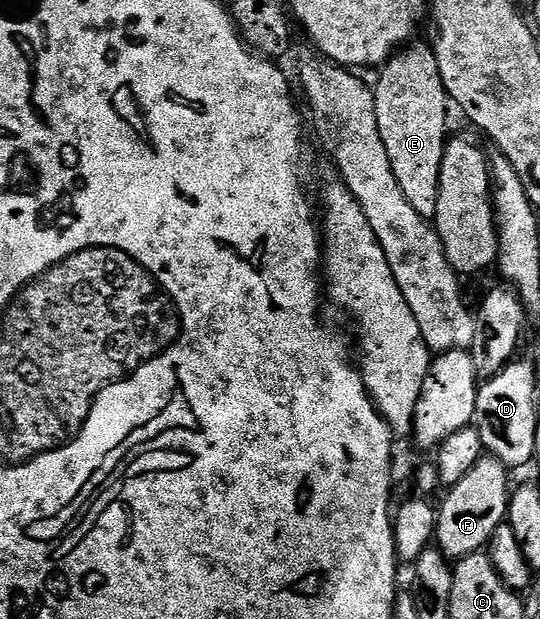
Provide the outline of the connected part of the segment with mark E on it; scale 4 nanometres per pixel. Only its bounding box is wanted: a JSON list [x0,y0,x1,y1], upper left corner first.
[372,40,451,220]

